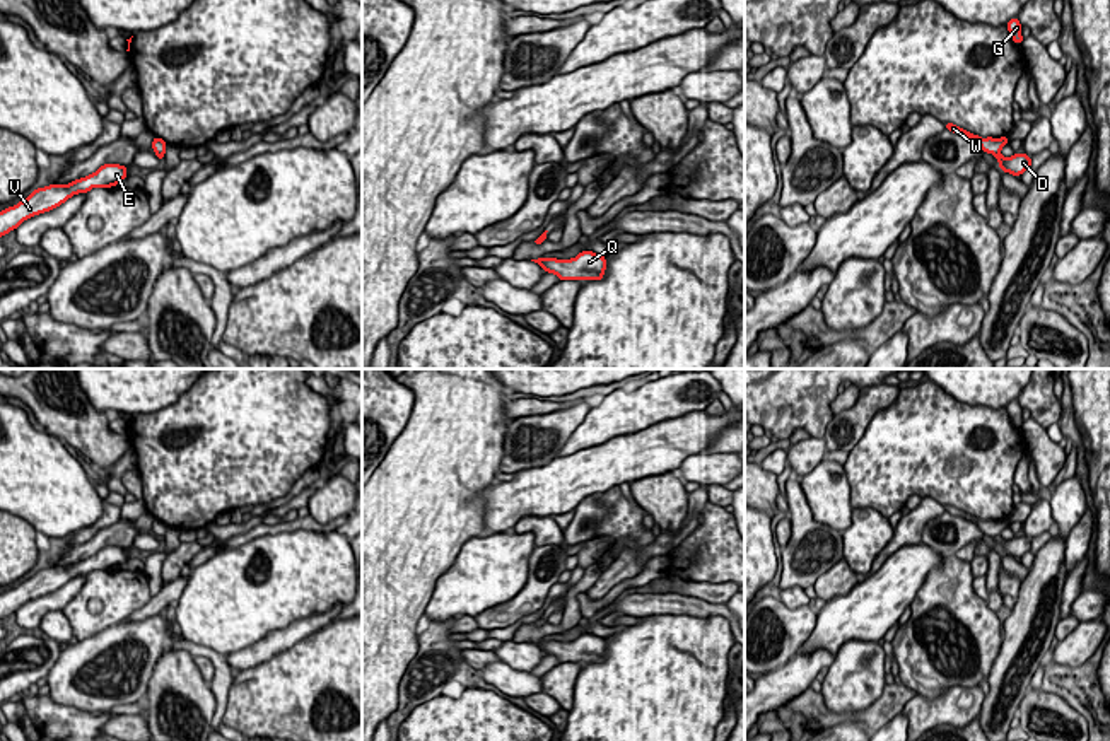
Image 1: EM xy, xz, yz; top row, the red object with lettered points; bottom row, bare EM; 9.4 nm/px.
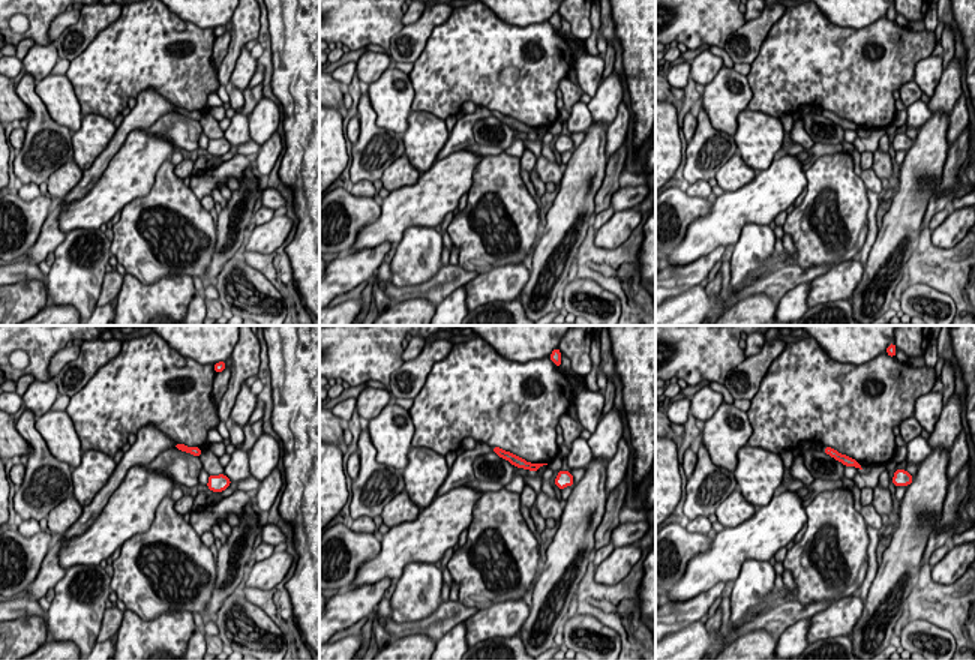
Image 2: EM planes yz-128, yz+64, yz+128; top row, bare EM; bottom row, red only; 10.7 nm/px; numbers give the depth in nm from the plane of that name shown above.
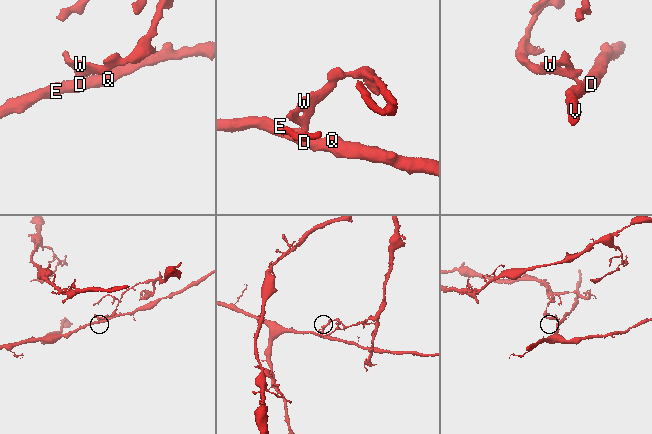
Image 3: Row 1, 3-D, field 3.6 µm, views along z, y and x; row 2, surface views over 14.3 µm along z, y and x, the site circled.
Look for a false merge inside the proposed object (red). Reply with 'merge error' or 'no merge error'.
merge error

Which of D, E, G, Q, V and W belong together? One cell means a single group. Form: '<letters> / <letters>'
D E Q V / G W

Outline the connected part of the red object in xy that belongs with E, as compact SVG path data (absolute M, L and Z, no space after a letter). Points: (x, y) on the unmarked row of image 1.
M104 546L96 555L68 567L50 567L34 572L17 587L0 594L0 620L15 613L24 603L60 589L73 577L87 575L92 570L113 570L120 567L128 558L126 550L128 548Z

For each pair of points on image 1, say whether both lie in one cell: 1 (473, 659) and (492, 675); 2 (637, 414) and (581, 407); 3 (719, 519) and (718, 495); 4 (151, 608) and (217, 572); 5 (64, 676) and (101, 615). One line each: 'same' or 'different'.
1: different
2: different
3: different
4: different
5: different

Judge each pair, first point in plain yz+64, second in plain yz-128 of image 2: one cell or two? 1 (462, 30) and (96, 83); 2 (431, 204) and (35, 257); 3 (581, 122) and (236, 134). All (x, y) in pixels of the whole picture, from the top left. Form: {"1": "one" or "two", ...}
{"1": "one", "2": "two", "3": "one"}

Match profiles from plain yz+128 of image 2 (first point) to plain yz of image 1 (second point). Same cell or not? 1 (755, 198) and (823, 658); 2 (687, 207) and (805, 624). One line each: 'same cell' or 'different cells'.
1: different cells
2: same cell

